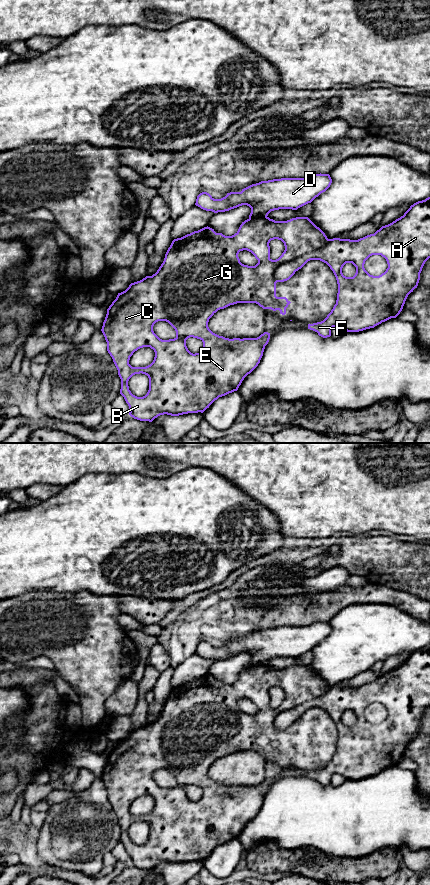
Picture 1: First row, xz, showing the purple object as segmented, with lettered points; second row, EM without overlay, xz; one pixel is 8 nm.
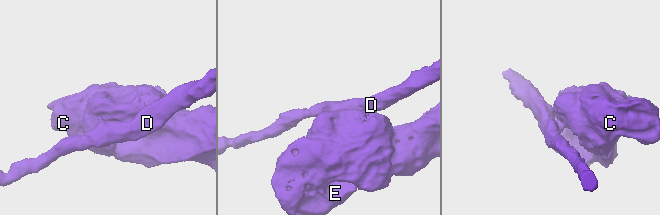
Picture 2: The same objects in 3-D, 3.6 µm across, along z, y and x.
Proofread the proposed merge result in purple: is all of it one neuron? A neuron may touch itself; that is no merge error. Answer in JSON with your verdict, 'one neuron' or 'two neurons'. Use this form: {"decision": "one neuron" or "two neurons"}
{"decision": "two neurons"}

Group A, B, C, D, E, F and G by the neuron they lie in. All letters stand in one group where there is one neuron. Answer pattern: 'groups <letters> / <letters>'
groups A B C E F G / D

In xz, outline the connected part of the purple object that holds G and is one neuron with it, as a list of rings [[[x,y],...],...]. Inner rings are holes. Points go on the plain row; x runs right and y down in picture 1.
[[[430,645],[410,654],[403,664],[392,671],[382,674],[374,682],[358,688],[333,686],[328,687],[325,681],[308,665],[296,665],[287,669],[275,669],[269,665],[249,666],[242,670],[238,679],[232,684],[216,681],[210,675],[204,675],[181,686],[174,687],[168,696],[159,717],[152,724],[146,724],[140,729],[131,731],[129,735],[118,741],[116,747],[107,757],[102,774],[102,781],[107,790],[107,799],[113,807],[121,827],[120,842],[129,854],[129,863],[140,869],[152,870],[160,863],[179,864],[188,861],[203,861],[219,845],[237,839],[244,826],[260,811],[265,794],[270,787],[270,781],[264,780],[257,786],[225,786],[213,781],[209,775],[209,767],[220,757],[237,751],[256,751],[263,757],[279,758],[286,762],[286,756],[291,751],[286,745],[276,744],[276,731],[289,728],[296,719],[310,708],[320,708],[333,719],[338,741],[336,752],[327,765],[317,771],[308,772],[308,777],[327,786],[331,784],[333,775],[341,775],[346,780],[359,780],[396,766],[403,757],[408,743],[417,736],[420,721],[425,710],[430,706]],[[278,687],[284,691],[282,703],[272,708],[270,706],[271,688]],[[240,699],[251,700],[258,711],[255,714],[244,713],[240,710]],[[372,703],[381,703],[387,709],[388,716],[379,724],[370,723],[364,716],[365,709]],[[346,711],[356,715],[353,725],[346,725],[342,716]],[[158,769],[168,770],[176,779],[174,787],[162,788],[153,779]],[[190,785],[200,787],[203,797],[199,801],[191,801],[186,788]],[[150,795],[155,800],[153,810],[146,815],[132,815],[130,805],[135,799]],[[135,822],[145,822],[149,826],[149,838],[143,845],[131,841],[129,827]]]

